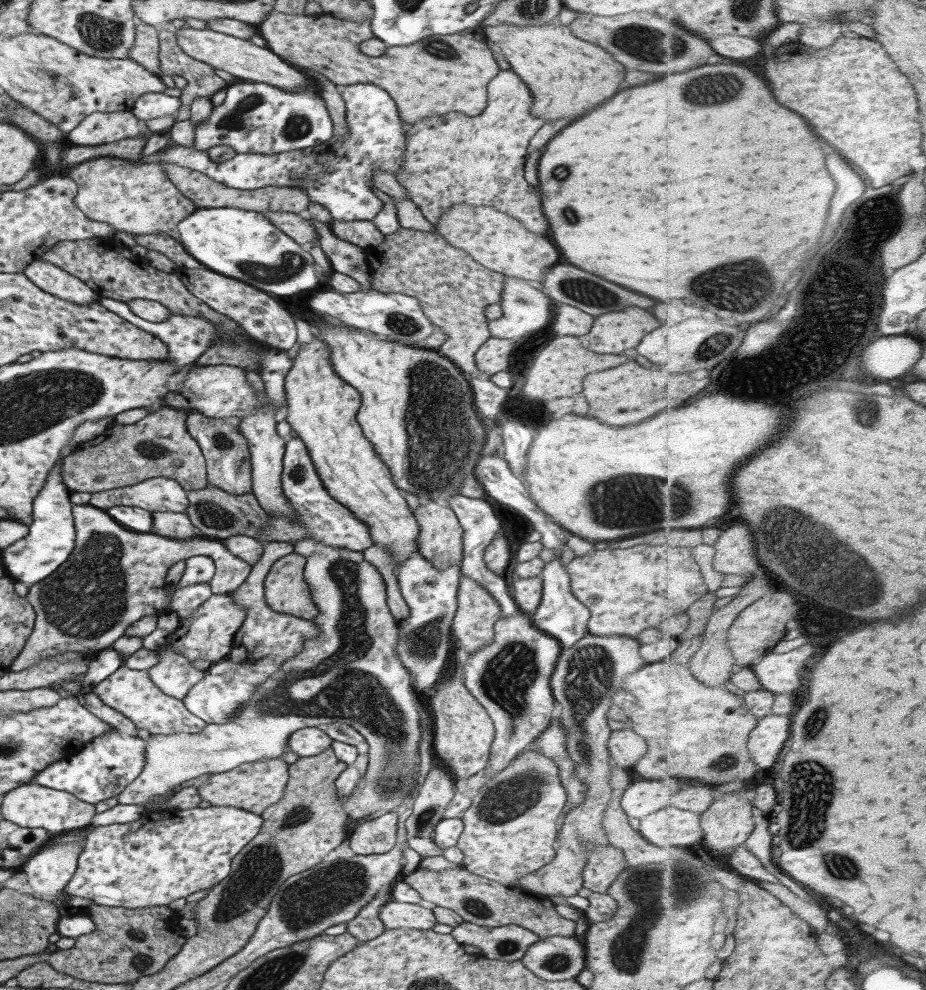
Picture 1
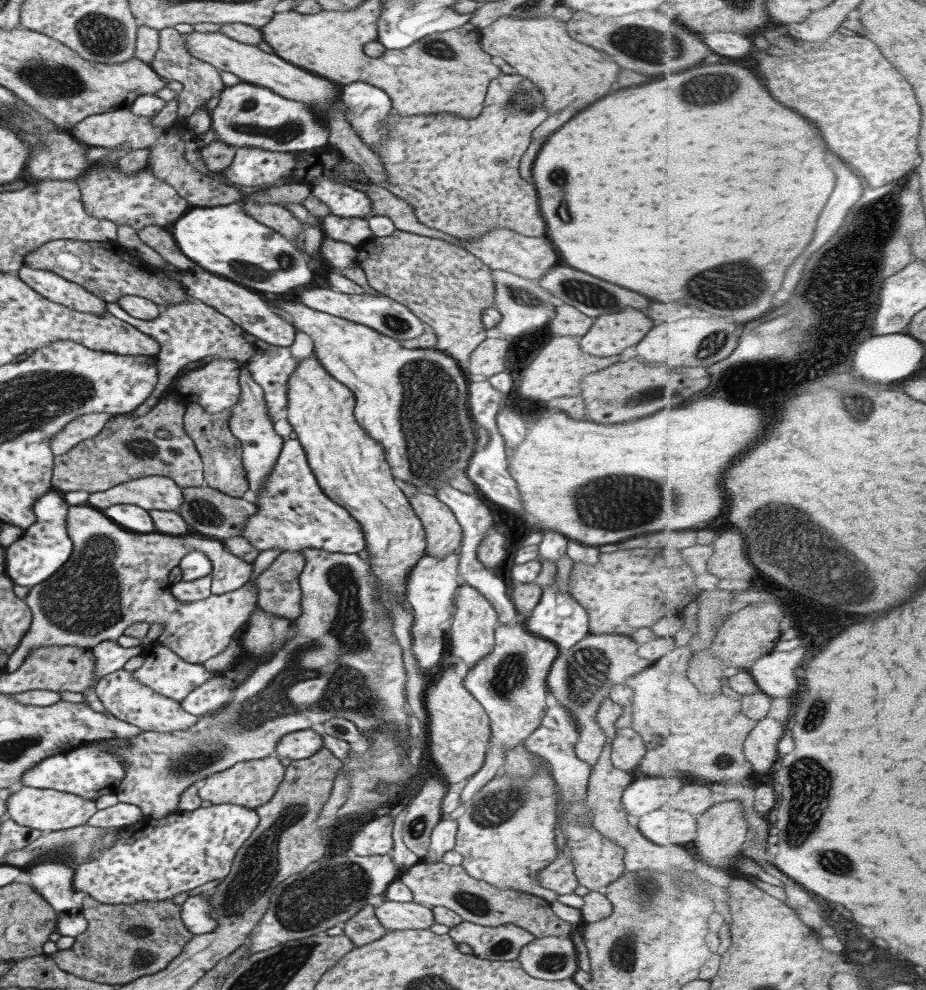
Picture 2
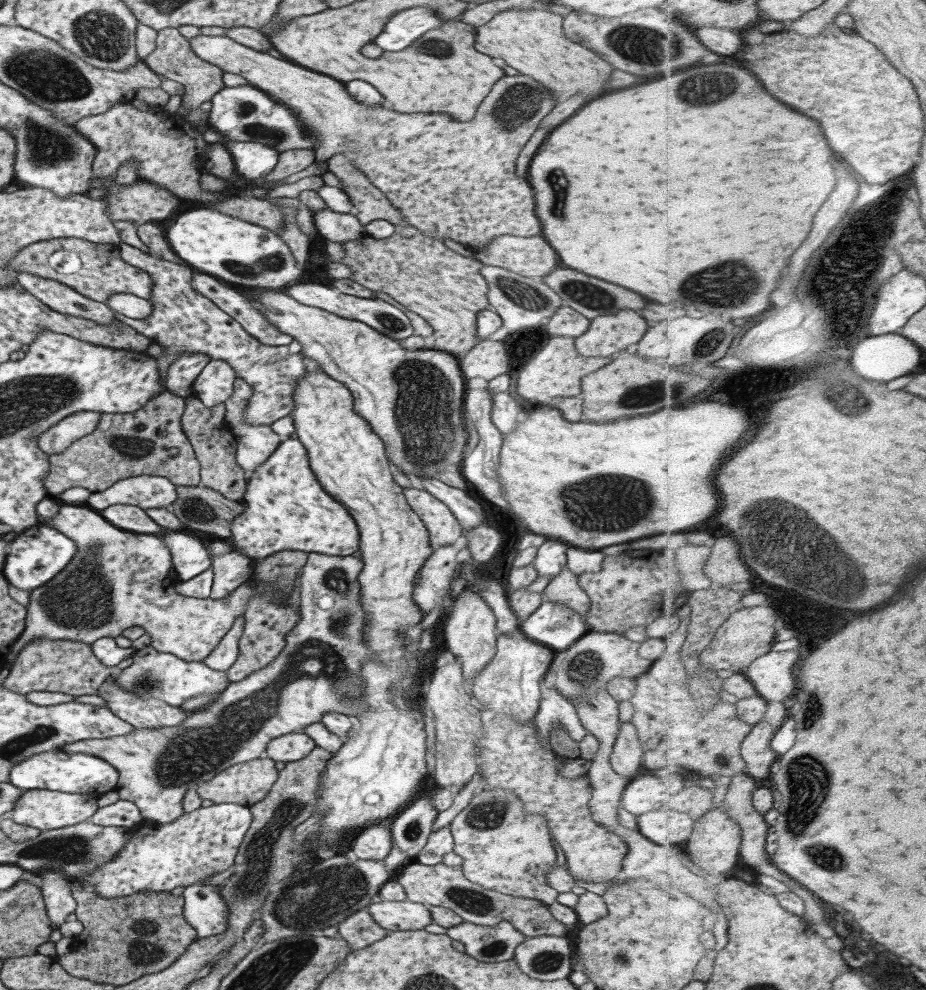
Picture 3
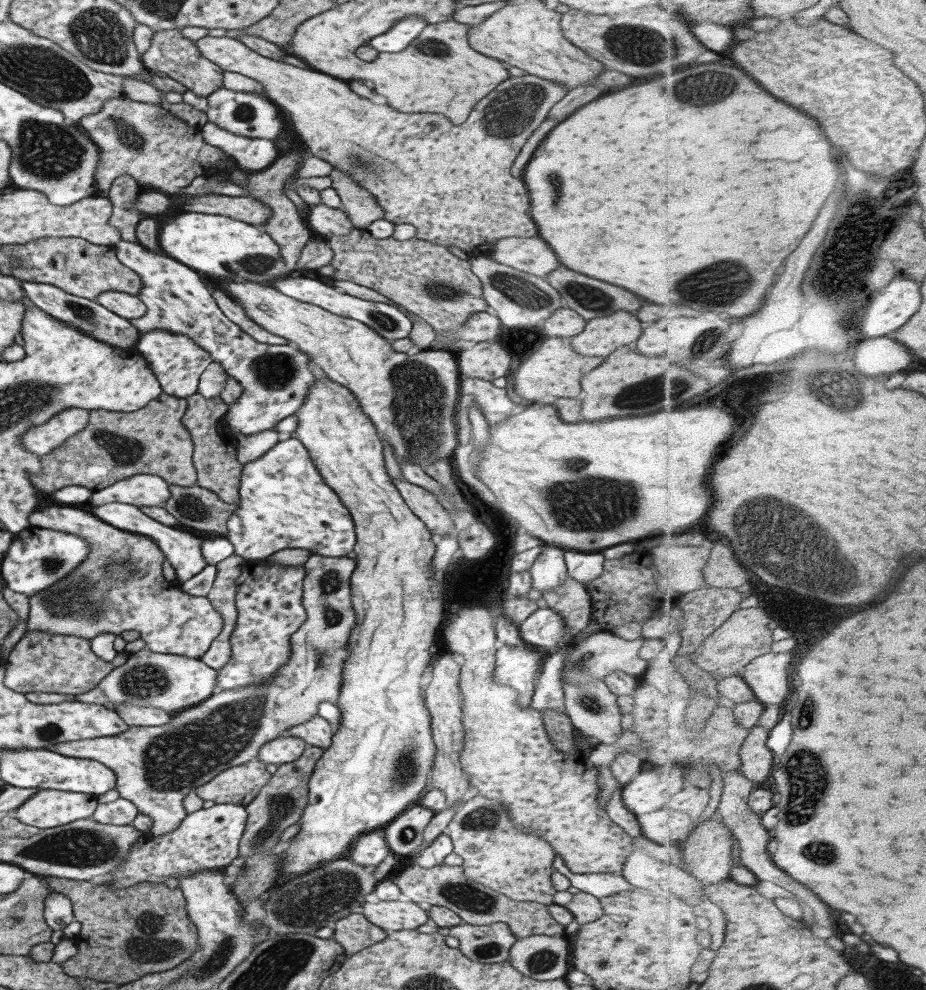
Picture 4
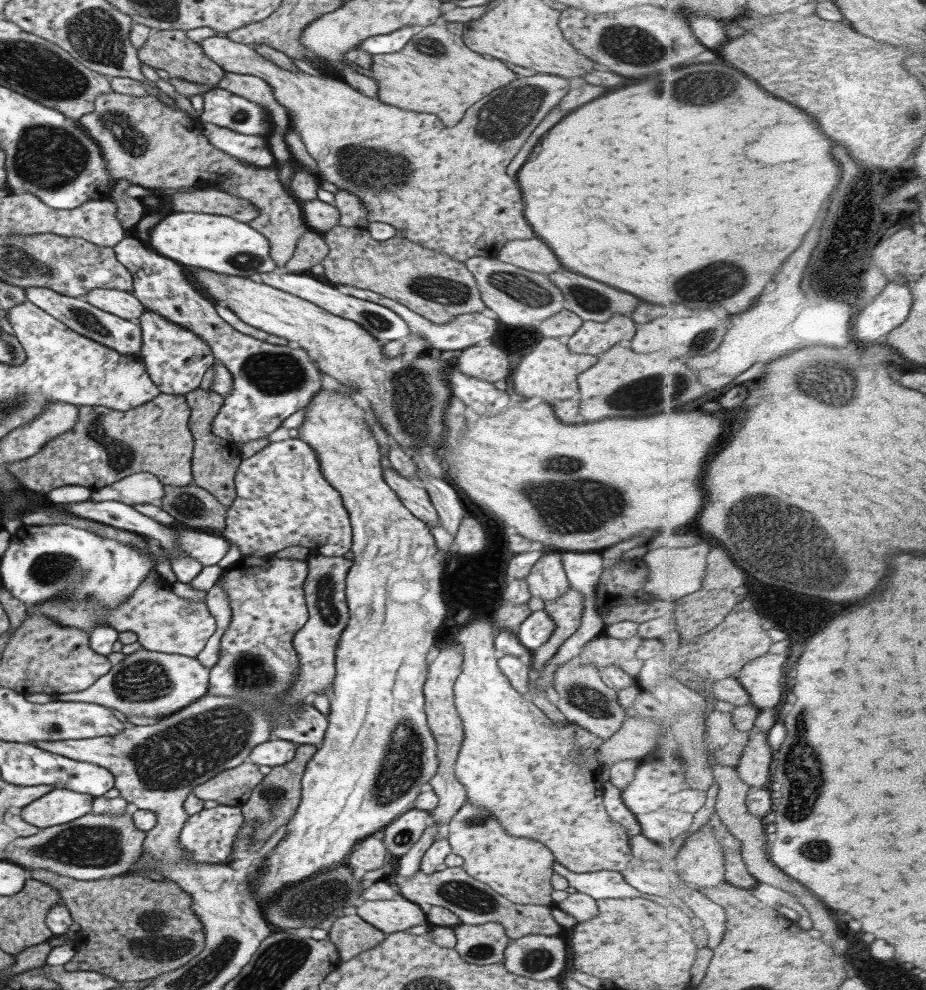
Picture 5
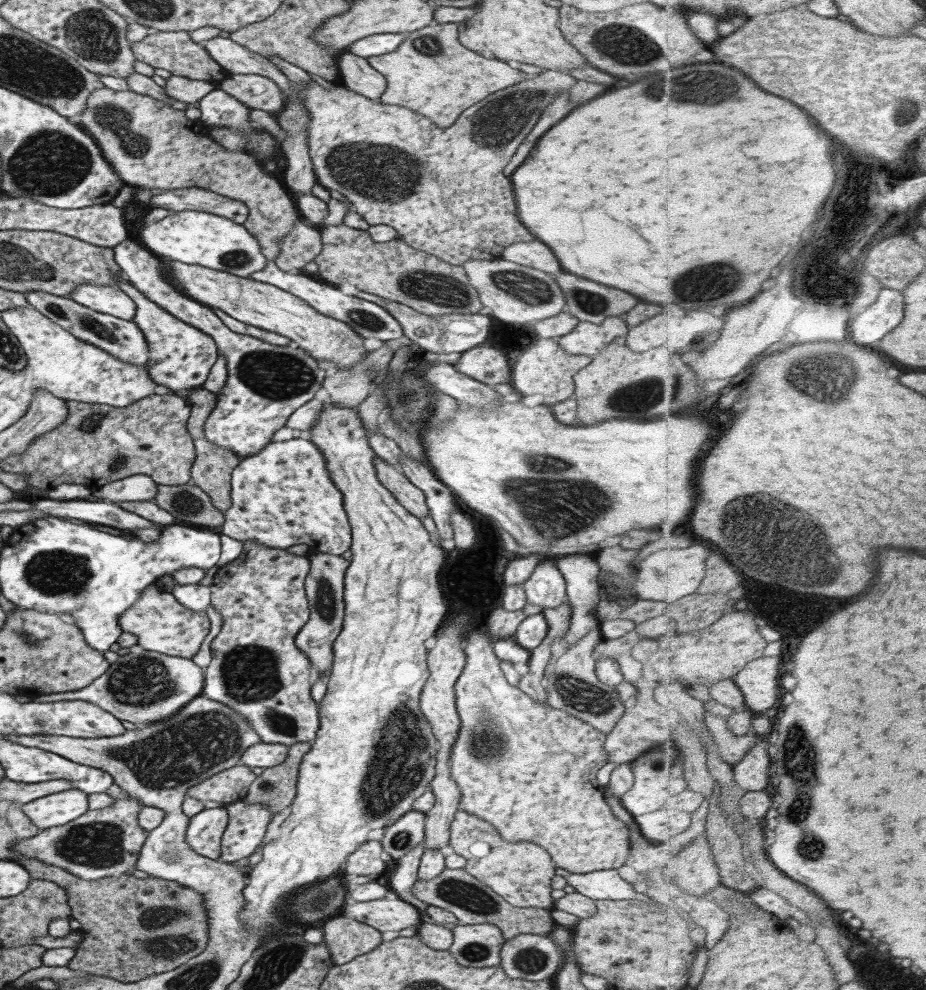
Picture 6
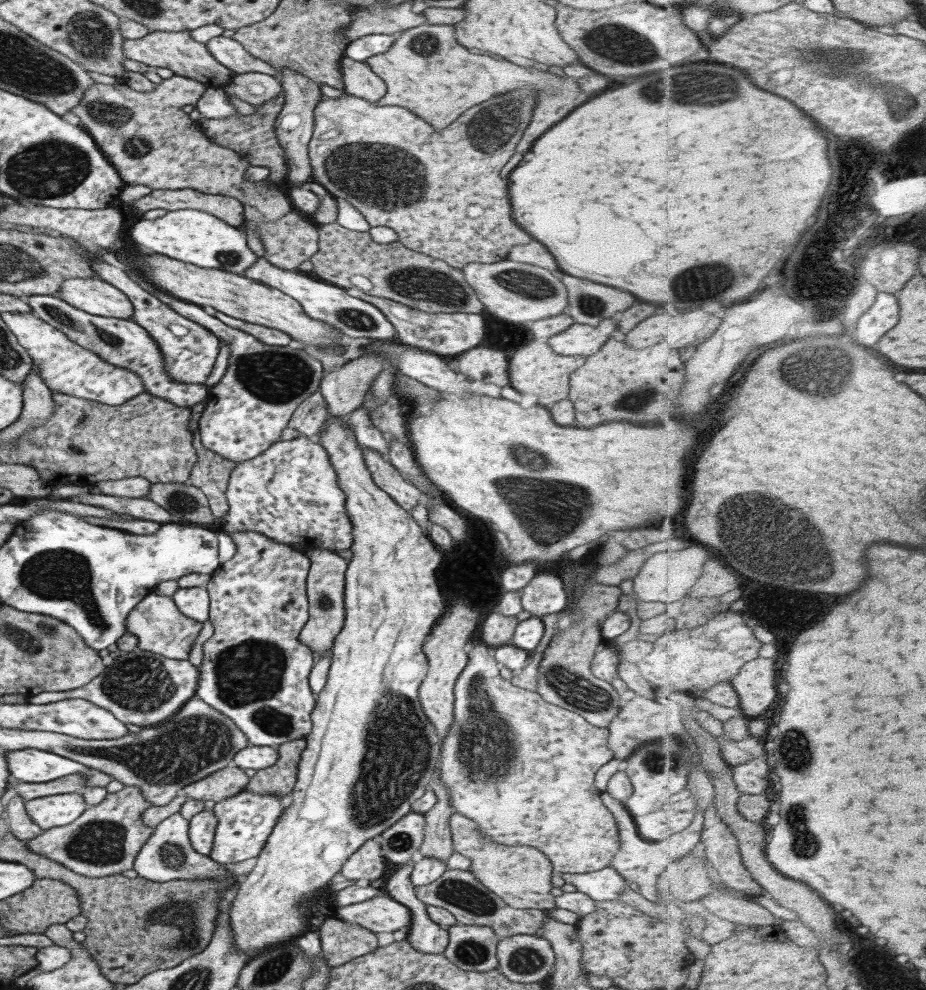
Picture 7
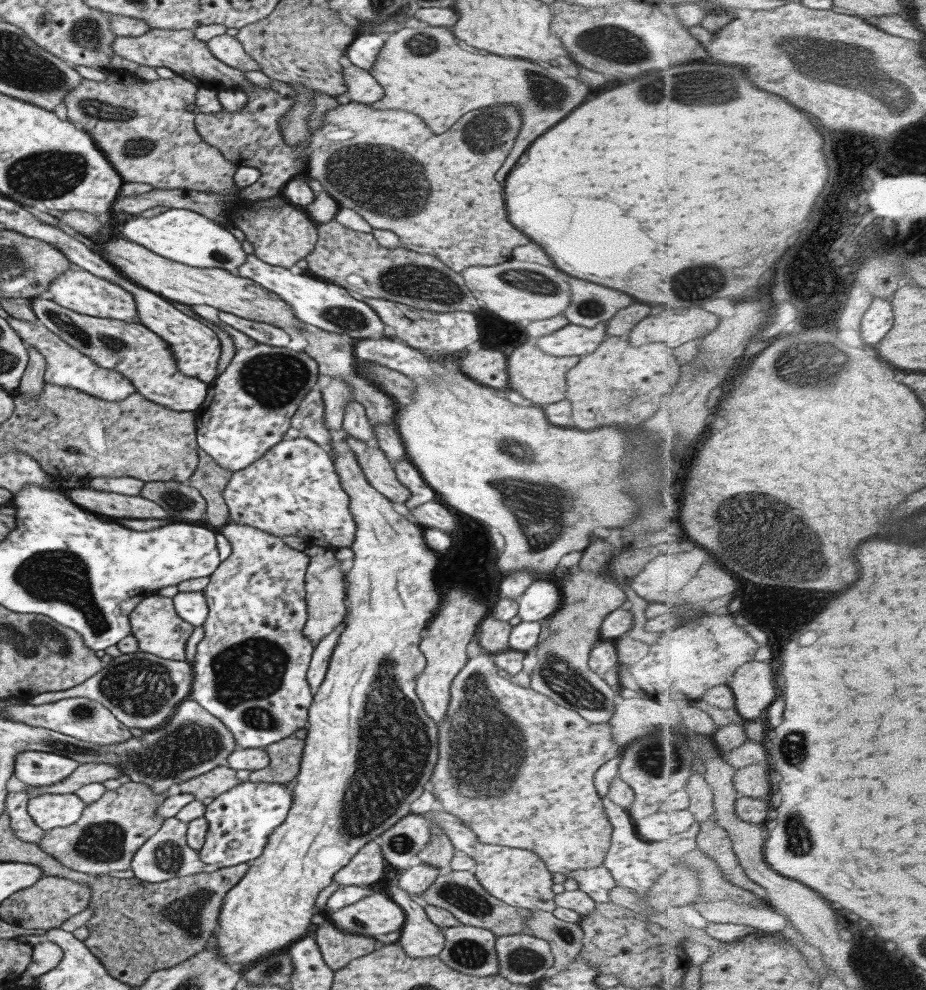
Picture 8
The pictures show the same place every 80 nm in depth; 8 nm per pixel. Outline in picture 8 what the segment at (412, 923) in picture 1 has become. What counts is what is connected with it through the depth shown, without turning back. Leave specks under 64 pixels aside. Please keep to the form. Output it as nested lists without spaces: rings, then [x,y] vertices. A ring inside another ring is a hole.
[[[372,892],[326,916],[339,930],[368,937],[401,929],[404,918],[403,909],[384,892]]]

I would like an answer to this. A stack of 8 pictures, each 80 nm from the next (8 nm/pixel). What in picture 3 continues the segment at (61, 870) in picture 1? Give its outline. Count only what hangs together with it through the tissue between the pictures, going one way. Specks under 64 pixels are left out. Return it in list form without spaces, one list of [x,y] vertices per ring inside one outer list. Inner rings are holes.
[[[41,869],[35,874],[43,881],[39,888],[50,923],[58,927],[73,917],[75,899],[68,887],[69,878],[59,871],[47,869]]]

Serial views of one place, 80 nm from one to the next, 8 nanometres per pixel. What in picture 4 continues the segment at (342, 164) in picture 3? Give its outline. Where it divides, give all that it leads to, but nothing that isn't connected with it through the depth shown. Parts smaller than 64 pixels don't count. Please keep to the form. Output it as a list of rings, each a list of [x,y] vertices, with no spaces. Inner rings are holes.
[[[331,169],[329,174],[331,187],[339,195],[341,210],[349,217],[349,224],[355,229],[366,229],[374,220],[383,218],[384,210],[375,197],[361,188],[347,173]]]

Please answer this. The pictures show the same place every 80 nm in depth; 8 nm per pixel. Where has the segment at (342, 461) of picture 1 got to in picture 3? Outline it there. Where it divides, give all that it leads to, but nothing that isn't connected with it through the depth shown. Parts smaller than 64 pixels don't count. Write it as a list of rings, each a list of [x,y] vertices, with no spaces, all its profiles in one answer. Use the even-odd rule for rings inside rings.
[[[320,369],[306,372],[292,392],[294,408],[290,415],[294,426],[293,437],[306,450],[308,465],[323,490],[335,501],[339,502],[353,517],[358,526],[359,552],[361,552],[362,569],[357,575],[360,584],[360,602],[366,614],[364,624],[364,642],[372,656],[361,665],[360,679],[364,682],[360,700],[362,709],[355,715],[355,728],[347,733],[347,739],[341,741],[341,747],[325,765],[325,771],[319,777],[317,800],[314,812],[327,810],[325,817],[317,826],[310,838],[304,841],[307,852],[314,861],[330,854],[344,855],[350,851],[350,844],[356,833],[365,827],[383,820],[391,820],[402,809],[409,798],[415,796],[419,783],[426,776],[425,768],[425,732],[423,718],[419,710],[420,669],[424,667],[422,659],[425,650],[411,650],[410,638],[406,635],[409,628],[415,628],[425,617],[413,601],[414,582],[418,570],[425,559],[433,551],[428,543],[428,532],[420,518],[409,508],[402,488],[392,479],[389,462],[384,452],[381,439],[370,429],[370,426],[354,413],[351,393],[336,380],[325,375]],[[405,646],[405,648],[403,648]],[[415,662],[416,667],[409,667]],[[405,678],[409,678],[407,686],[401,687]],[[403,690],[403,693],[401,693]],[[395,699],[404,699],[404,707],[397,707]]]

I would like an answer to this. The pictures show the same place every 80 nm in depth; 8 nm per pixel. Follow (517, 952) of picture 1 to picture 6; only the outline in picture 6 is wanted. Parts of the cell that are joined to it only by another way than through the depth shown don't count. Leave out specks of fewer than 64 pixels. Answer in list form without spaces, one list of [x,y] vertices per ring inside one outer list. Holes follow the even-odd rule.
[[[459,924],[450,928],[450,931],[452,934],[452,943],[448,948],[448,951],[457,961],[457,964],[473,968],[494,967],[499,964],[499,951],[501,950],[505,939],[502,937],[499,928],[494,924]]]

